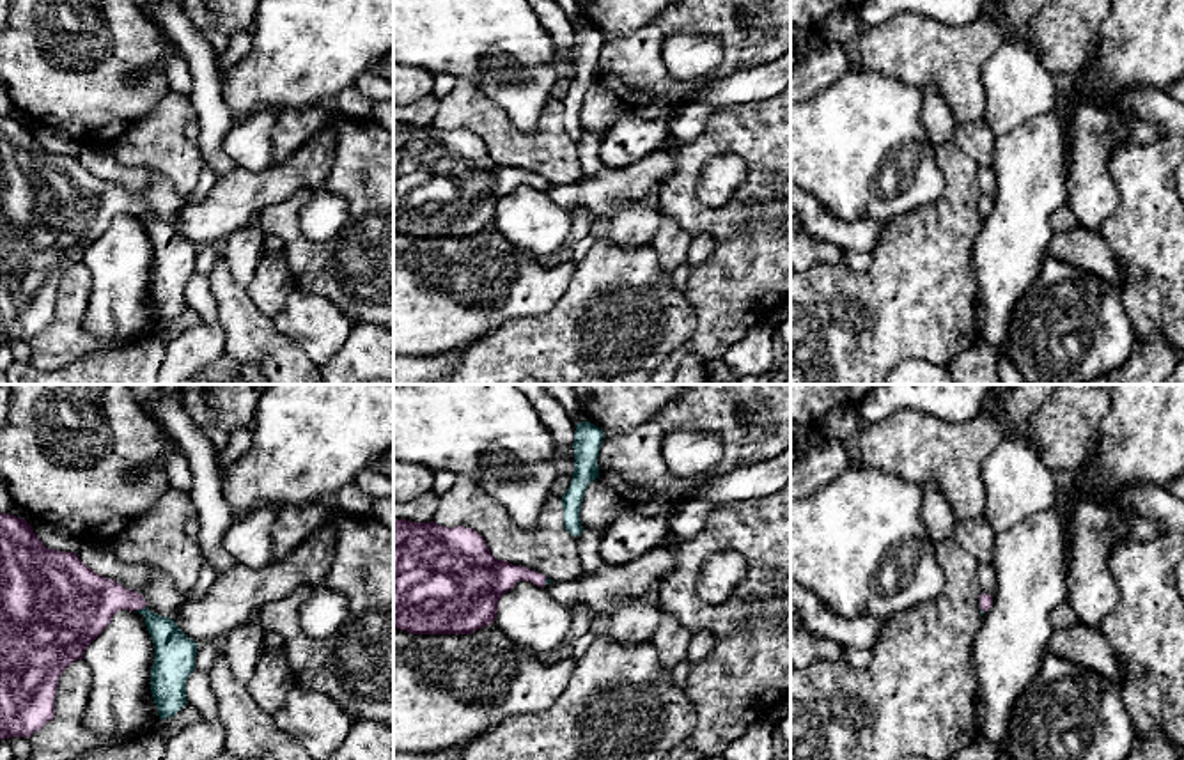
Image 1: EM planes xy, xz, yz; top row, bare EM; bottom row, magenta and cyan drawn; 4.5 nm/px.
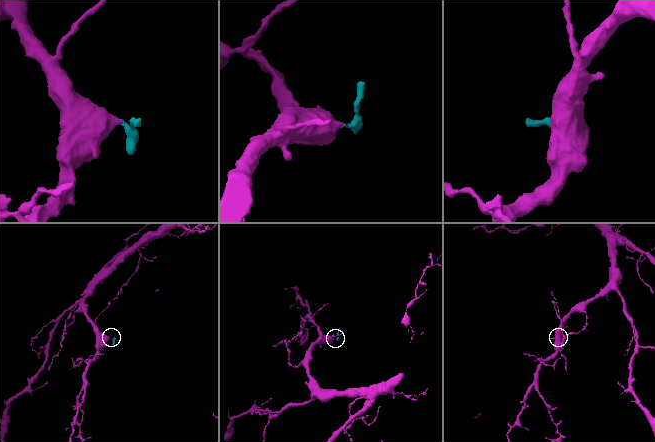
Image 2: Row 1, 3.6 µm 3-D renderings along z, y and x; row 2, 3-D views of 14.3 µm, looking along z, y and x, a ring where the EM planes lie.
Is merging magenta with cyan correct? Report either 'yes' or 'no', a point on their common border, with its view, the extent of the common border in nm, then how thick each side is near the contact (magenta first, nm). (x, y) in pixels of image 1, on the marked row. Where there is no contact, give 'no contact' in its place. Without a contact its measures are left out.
yes | xy (140, 608) | 60 nm | 280/180 nm

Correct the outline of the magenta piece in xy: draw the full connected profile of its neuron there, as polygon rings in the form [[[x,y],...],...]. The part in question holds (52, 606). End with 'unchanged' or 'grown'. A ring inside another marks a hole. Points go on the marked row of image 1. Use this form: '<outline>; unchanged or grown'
[[[0,512],[0,741],[9,737],[28,739],[53,719],[62,671],[74,661],[83,659],[87,647],[121,609],[138,611],[145,617],[145,625],[154,643],[151,693],[160,719],[172,717],[188,703],[186,680],[195,670],[199,645],[172,618],[149,611],[140,592],[126,590],[117,581],[96,574],[78,558],[78,553],[46,547],[25,519]]]; grown

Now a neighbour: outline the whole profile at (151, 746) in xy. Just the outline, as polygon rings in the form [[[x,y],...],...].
[[[186,703],[175,716],[160,719],[156,730],[122,744],[89,749],[74,760],[163,760],[167,741],[197,721],[202,716]]]

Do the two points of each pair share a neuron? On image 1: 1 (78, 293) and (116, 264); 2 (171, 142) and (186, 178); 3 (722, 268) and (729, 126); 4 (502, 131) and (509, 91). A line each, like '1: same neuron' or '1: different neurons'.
1: different neurons
2: same neuron
3: same neuron
4: different neurons

